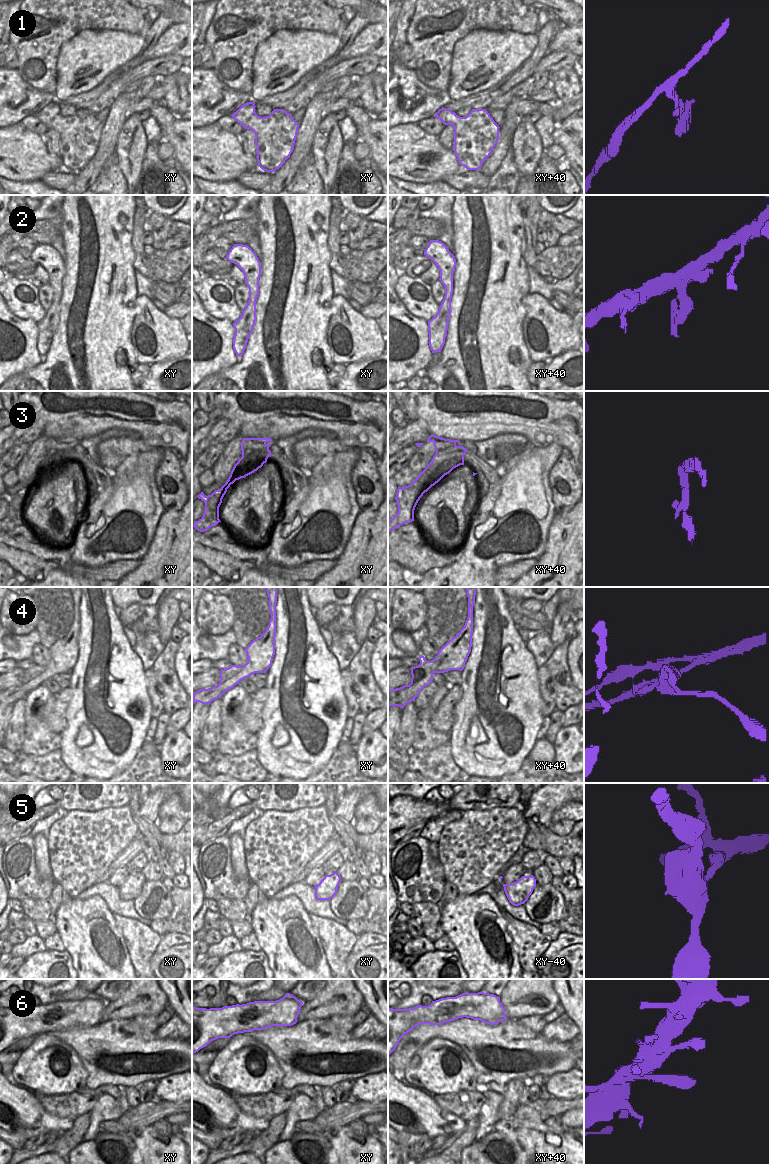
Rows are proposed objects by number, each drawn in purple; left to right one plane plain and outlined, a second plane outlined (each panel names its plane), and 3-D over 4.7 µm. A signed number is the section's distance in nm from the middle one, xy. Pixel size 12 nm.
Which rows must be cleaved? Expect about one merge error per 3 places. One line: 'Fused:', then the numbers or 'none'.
Fused: 3

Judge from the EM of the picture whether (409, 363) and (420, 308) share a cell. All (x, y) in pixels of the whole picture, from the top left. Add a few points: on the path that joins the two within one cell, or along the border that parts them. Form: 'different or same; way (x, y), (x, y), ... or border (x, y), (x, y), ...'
different; border (401, 301), (409, 312), (427, 322)

